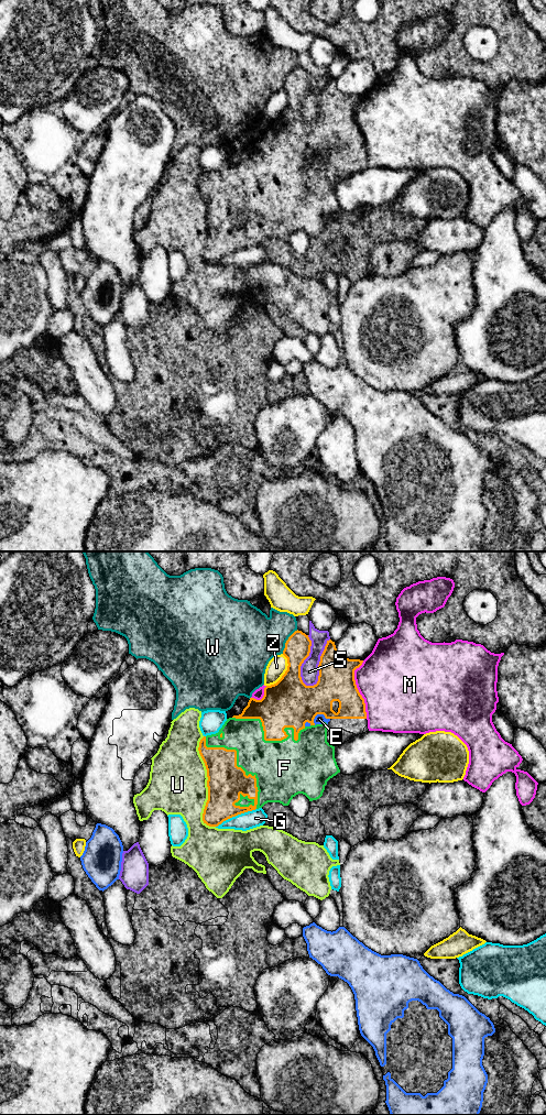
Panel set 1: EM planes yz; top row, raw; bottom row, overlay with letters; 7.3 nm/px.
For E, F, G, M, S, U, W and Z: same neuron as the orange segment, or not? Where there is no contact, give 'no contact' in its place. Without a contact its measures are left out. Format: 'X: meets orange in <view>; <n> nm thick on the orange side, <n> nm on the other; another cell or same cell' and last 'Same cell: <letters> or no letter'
E: meets orange in yz; 360 nm thick on the orange side, 70 nm on the other; another cell
F: meets orange in yz; 280 nm thick on the orange side, 300 nm on the other; same cell
G: meets orange in yz; 260 nm thick on the orange side, 130 nm on the other; another cell
M: meets orange in yz; 280 nm thick on the orange side, 480 nm on the other; another cell
S: meets orange in yz; 280 nm thick on the orange side, 140 nm on the other; another cell
U: meets orange in yz; 280 nm thick on the orange side, 420 nm on the other; another cell
W: meets orange in yz; 190 nm thick on the orange side, 400 nm on the other; another cell
Z: meets orange in yz; 360 nm thick on the orange side, 140 nm on the other; another cell
Same cell: F

